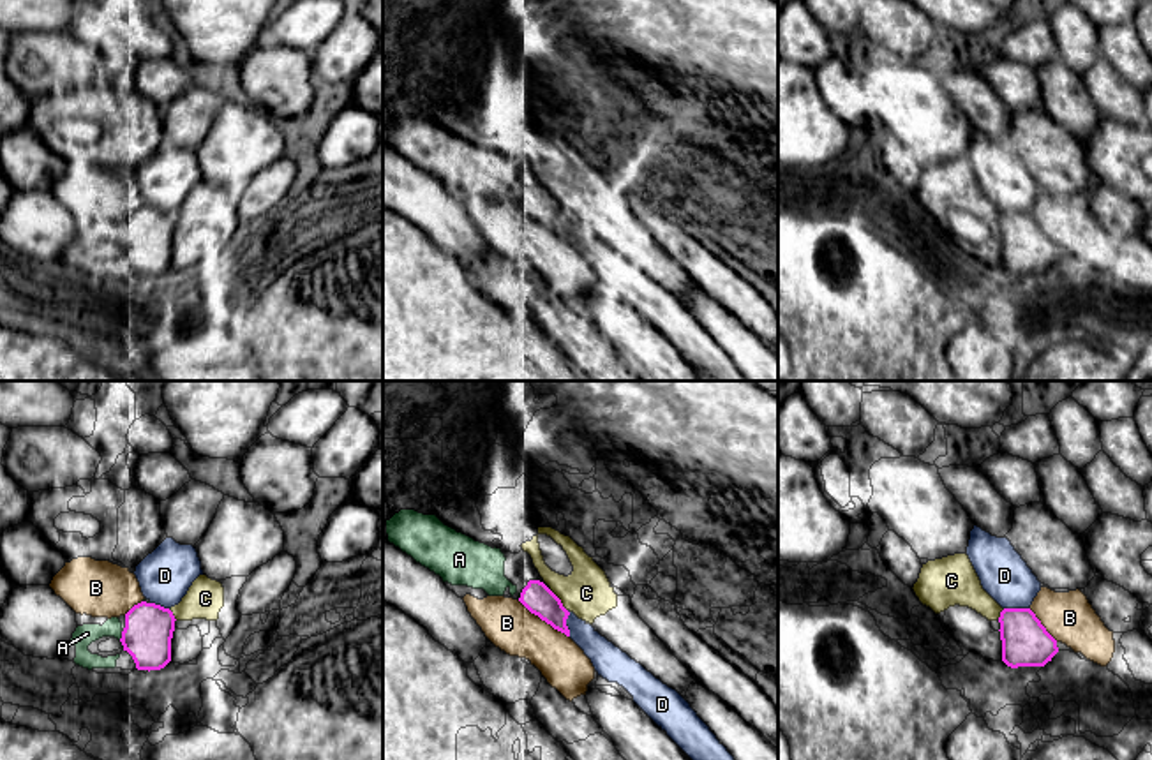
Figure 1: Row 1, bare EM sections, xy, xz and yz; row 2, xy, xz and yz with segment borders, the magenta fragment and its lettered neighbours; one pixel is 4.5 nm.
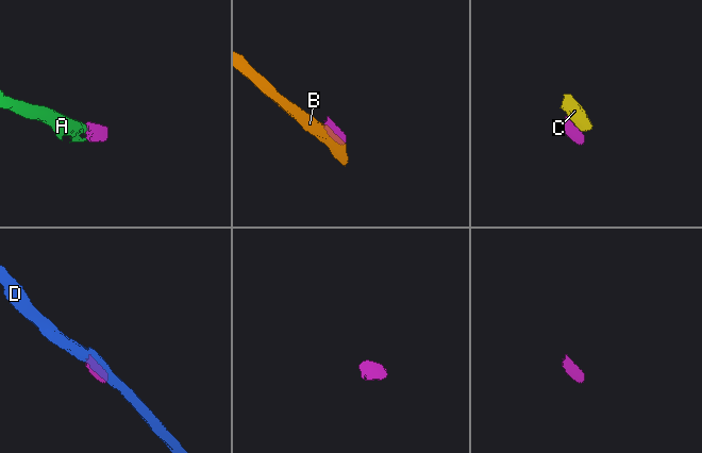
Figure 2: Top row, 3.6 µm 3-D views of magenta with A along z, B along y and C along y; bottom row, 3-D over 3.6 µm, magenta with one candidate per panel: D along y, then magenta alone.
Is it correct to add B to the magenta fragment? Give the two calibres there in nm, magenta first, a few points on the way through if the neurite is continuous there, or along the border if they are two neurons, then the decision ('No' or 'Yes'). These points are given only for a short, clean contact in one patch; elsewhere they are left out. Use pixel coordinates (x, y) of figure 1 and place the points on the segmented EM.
Thickness 140 nm (magenta) against 220 nm. No

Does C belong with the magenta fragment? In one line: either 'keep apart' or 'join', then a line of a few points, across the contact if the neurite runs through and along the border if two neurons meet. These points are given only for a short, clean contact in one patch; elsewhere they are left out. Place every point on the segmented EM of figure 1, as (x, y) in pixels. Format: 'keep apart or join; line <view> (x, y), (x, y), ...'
keep apart; line xz (549, 589), (567, 610)

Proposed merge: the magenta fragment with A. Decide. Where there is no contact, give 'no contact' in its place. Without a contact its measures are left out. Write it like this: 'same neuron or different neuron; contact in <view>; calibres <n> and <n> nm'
same neuron; contact in xy; calibres 220 and 90 nm

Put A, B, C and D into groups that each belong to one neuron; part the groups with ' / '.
A / B / C / D

